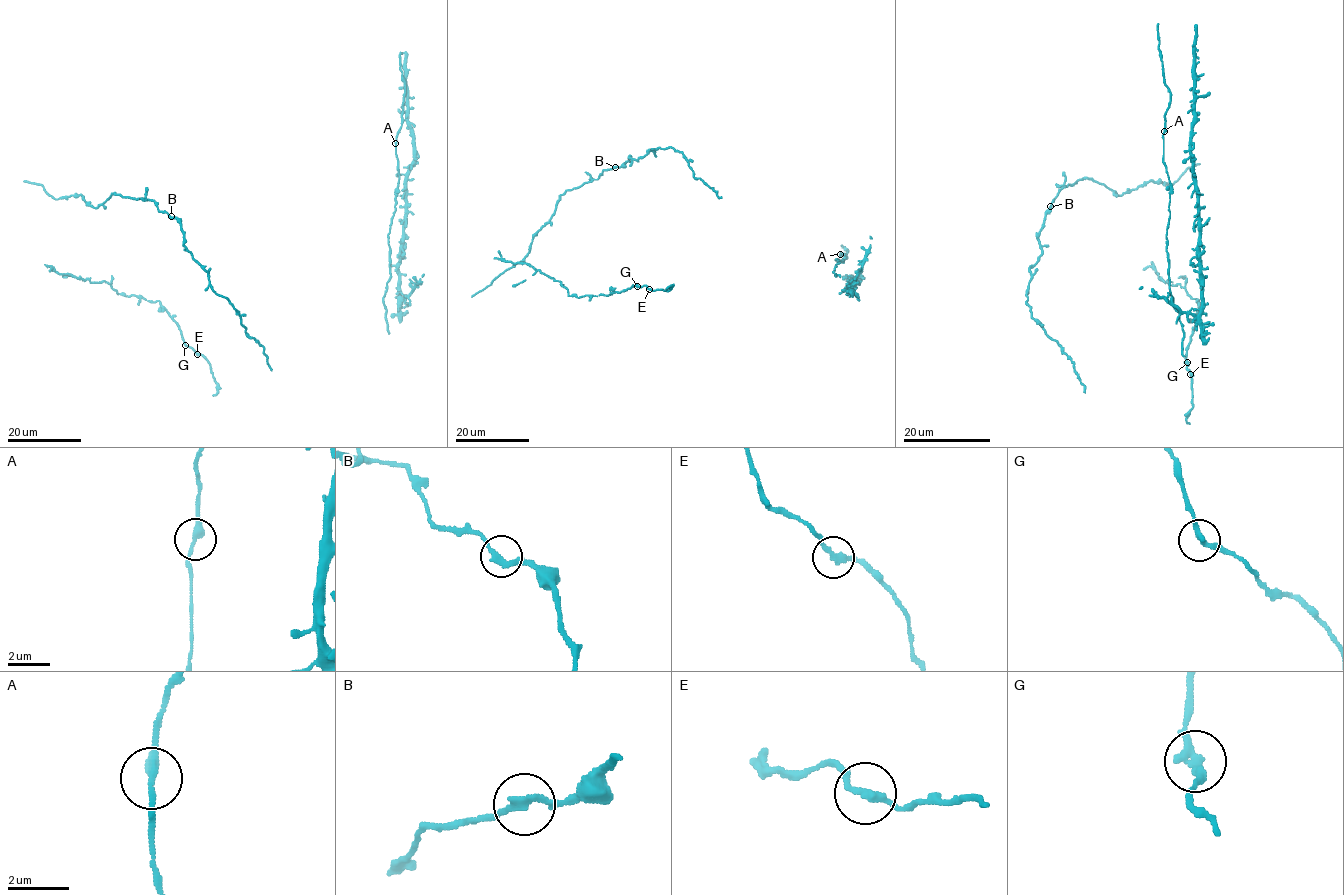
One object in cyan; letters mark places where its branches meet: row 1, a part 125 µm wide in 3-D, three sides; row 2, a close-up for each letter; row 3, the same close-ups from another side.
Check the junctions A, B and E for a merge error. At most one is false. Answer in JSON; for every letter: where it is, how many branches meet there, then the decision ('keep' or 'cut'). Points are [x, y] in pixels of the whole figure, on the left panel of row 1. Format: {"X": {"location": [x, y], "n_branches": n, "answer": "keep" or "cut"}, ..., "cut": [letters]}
{"A": {"location": [395, 143], "n_branches": 2, "answer": "keep"}, "B": {"location": [171, 216], "n_branches": 2, "answer": "keep"}, "E": {"location": [197, 354], "n_branches": 2, "answer": "keep"}, "cut": []}

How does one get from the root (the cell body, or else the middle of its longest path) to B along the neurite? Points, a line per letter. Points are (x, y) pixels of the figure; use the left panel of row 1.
B: (271, 368), (263, 347), (245, 331), (238, 312), (213, 290), (207, 272), (184, 244), (180, 222), (171, 216)

